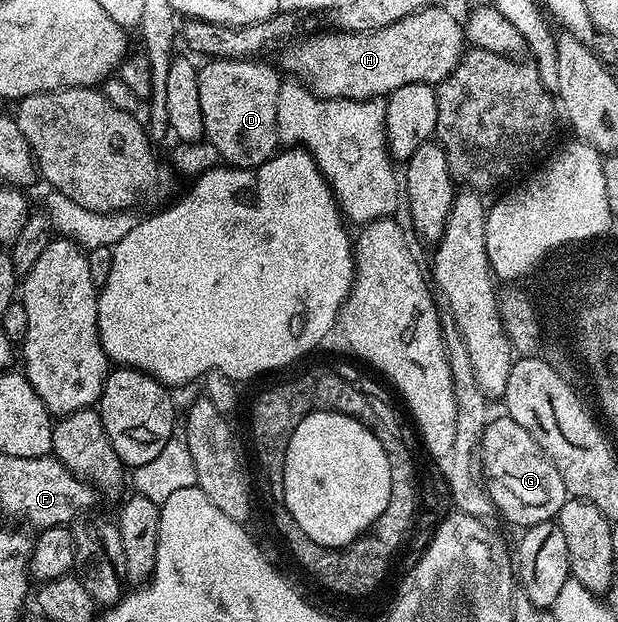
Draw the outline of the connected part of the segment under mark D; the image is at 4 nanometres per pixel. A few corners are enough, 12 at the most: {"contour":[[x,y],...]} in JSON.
{"contour":[[258,59],[198,70],[204,137],[230,167],[280,145],[284,81]]}

